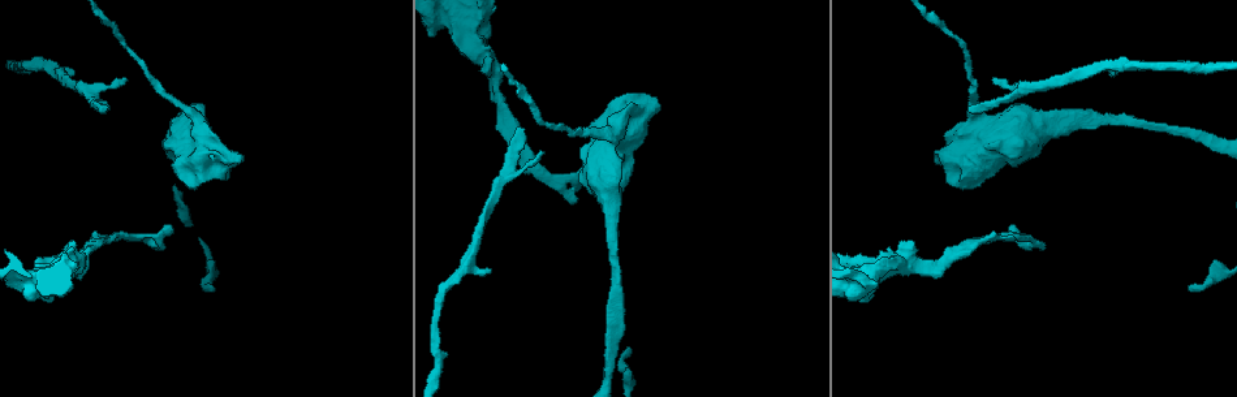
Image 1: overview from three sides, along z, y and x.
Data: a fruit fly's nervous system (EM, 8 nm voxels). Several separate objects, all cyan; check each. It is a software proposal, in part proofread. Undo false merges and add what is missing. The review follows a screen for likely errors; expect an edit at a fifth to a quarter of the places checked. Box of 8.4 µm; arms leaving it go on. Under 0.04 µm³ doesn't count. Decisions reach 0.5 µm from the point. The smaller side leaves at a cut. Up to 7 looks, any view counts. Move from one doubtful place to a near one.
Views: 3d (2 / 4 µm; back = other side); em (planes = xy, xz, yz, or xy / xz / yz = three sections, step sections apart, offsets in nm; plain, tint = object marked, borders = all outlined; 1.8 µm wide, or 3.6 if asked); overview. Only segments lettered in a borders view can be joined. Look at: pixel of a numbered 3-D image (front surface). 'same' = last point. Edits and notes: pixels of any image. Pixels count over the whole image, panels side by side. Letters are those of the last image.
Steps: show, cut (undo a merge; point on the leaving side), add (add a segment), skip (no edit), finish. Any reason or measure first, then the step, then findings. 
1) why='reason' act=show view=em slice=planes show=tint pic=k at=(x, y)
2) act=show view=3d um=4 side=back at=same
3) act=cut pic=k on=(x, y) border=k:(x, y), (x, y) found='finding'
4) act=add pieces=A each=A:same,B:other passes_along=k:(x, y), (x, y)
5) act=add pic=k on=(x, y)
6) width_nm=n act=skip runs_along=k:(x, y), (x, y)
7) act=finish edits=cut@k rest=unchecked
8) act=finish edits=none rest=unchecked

why='tapers out' act=show view=em slice=xz step=4 show=borders pic=1 at=(1014, 225)

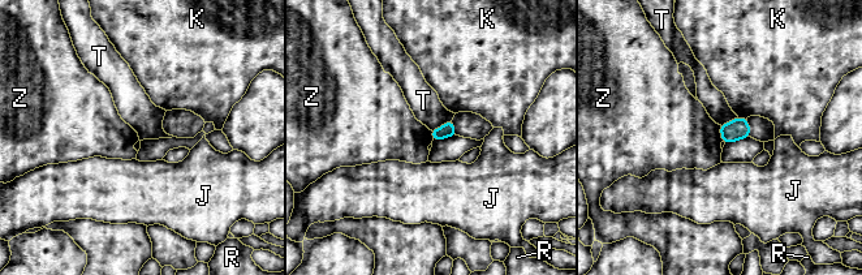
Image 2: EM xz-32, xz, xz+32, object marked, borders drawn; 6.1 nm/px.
why='another direction' act=show view=em slice=planes show=borders at=same

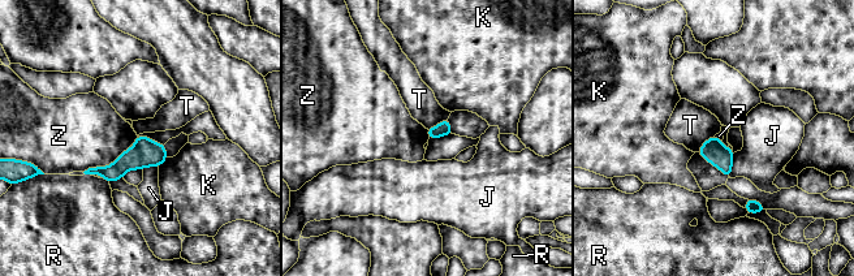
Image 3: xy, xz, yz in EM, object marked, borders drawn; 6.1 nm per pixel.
act=skip each=J:other,K:other,R:other,T:other,Z:other runs_along=3:(162, 149), (116, 171), (91, 171) found='none of them fits'

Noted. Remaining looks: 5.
why='tapers out' act=show view=3d um=4 side=back pic=1 at=(523, 129)

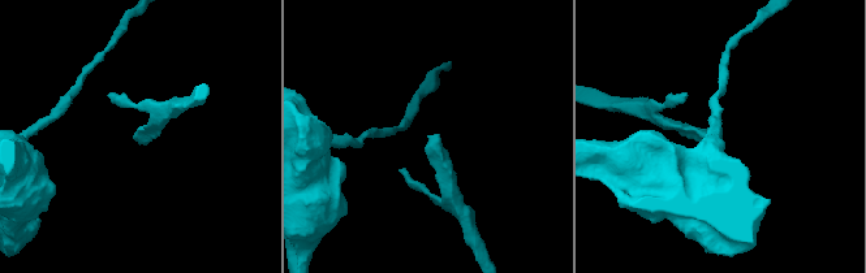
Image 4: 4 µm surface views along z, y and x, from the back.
why='shape alone is not enough' act=show view=em slice=planes show=tint pic=4 at=(428, 137)

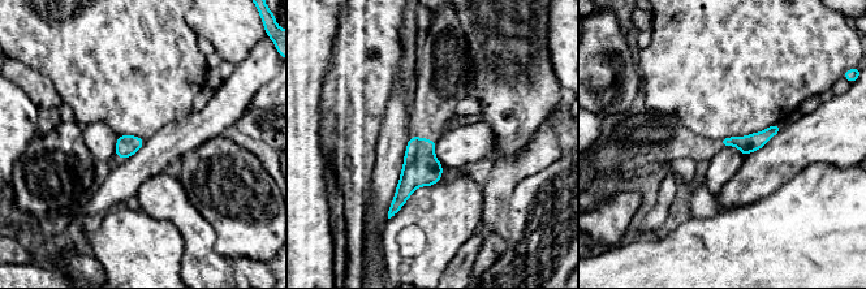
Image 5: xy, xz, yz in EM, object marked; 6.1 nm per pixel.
act=show view=em slice=planes show=borders at=same

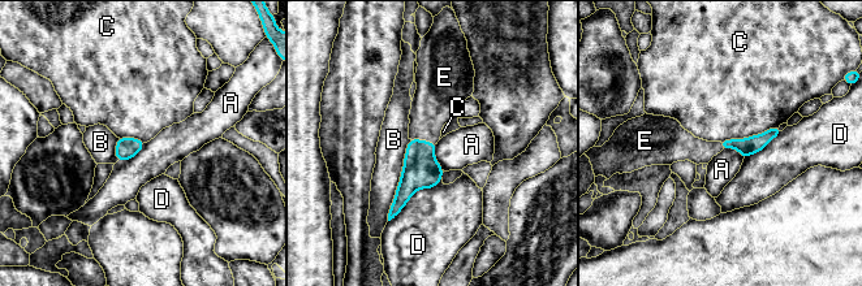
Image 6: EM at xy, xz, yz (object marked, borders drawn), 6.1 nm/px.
width_nm=110 act=add pieces=E each=A:other,B:other,C:other,D:other,E:same passes_along=6:(421, 170), (422, 141), (434, 104) found='the neuron continues'

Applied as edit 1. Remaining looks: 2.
why='free end' act=show view=em slice=planes show=borders pic=1 at=(1111, 72)

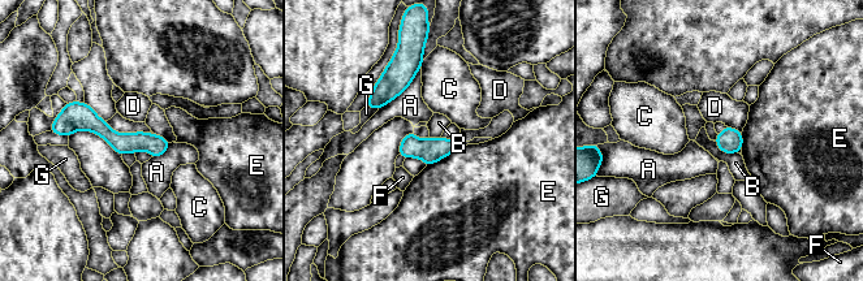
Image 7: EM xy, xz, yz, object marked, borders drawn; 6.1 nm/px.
width_nm=130 longest_contact=A:380nm act=skip each=A:other,B:other,C:other,D:other,E:other,F:other,G:other found='no lettered segment goes on from it'

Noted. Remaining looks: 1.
act=finish edits=add@6 rest=unchecked

